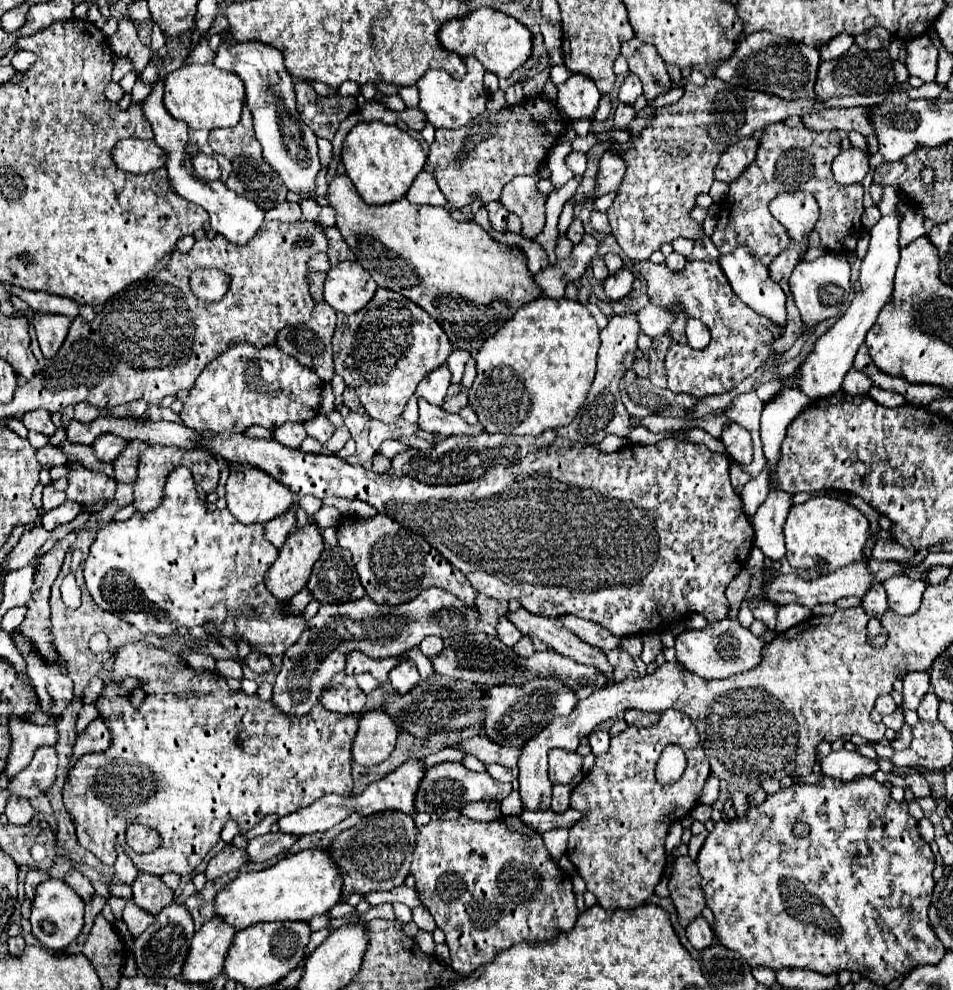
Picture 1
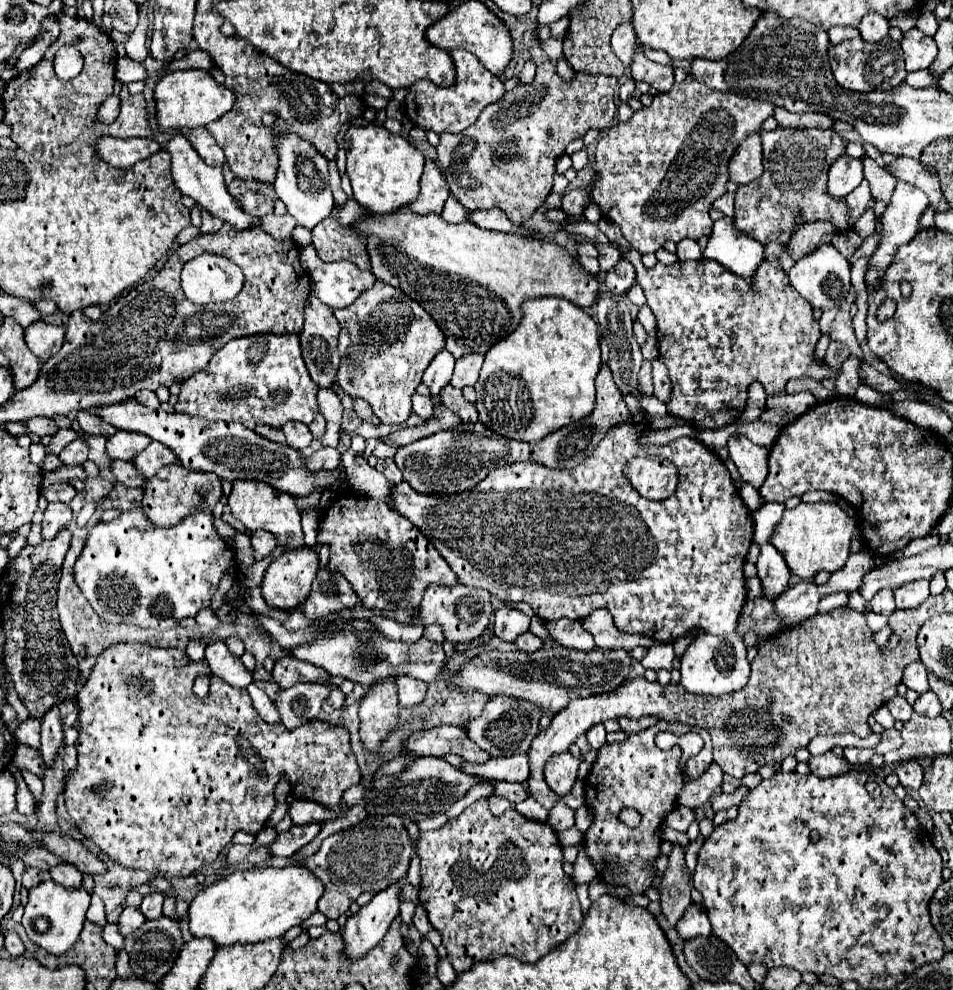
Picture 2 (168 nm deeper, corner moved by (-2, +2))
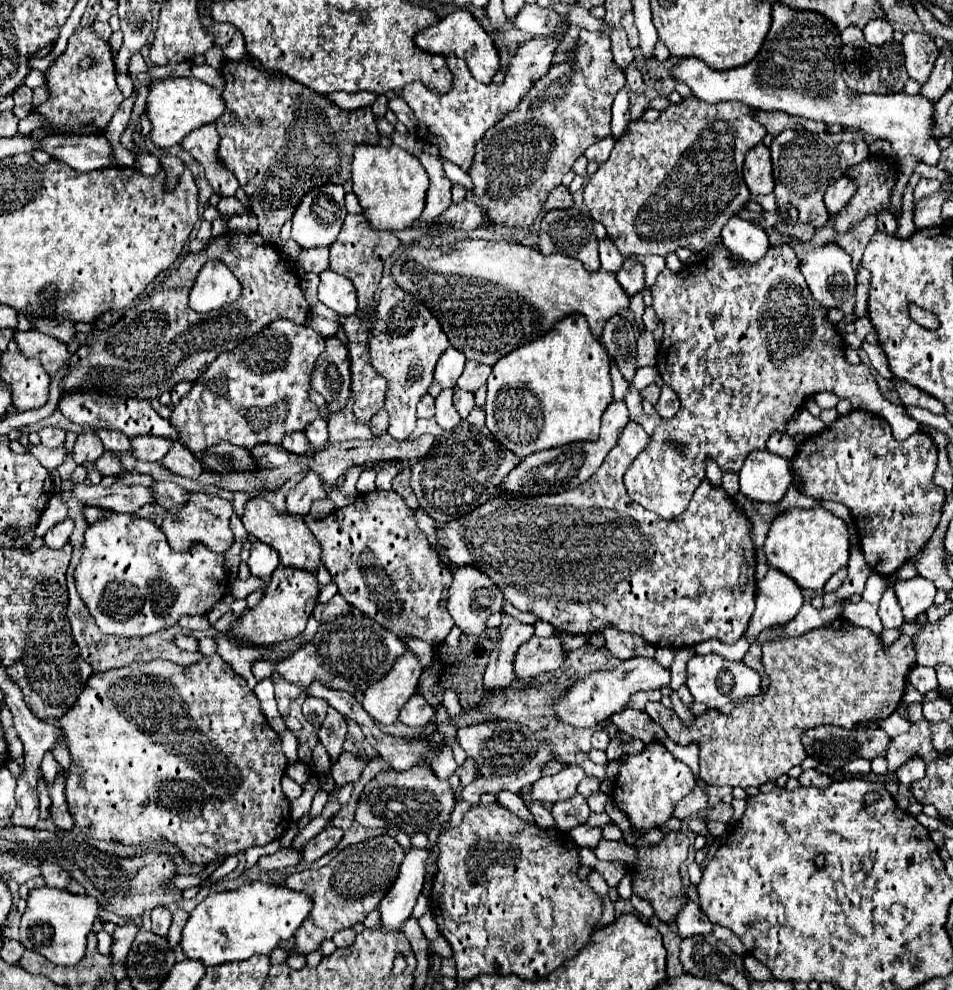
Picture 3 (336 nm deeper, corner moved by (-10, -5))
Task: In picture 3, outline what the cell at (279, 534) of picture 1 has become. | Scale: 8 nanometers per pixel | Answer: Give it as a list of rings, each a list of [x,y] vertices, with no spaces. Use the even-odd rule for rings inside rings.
[[[256,541],[252,545],[250,559],[248,559],[248,567],[250,567],[252,575],[256,575],[260,579],[270,579],[278,565],[280,565],[280,559],[278,559],[276,551],[272,551],[266,543]]]

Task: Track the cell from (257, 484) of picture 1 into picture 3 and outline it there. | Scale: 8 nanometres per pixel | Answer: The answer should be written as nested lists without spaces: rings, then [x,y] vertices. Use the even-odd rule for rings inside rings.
[[[264,491],[256,497],[252,497],[244,505],[244,517],[242,523],[250,535],[254,535],[258,541],[268,543],[274,547],[280,555],[280,563],[286,567],[298,567],[306,571],[316,571],[320,565],[320,545],[308,525],[304,523],[302,515],[288,515],[284,507],[284,493],[280,491]]]

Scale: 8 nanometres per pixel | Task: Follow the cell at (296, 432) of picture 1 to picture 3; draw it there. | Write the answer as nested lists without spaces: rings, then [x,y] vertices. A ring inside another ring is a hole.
[[[294,431],[294,433],[288,433],[288,435],[284,437],[282,447],[288,449],[290,453],[304,455],[304,453],[310,449],[310,443],[308,443],[308,437],[304,435],[304,431]]]

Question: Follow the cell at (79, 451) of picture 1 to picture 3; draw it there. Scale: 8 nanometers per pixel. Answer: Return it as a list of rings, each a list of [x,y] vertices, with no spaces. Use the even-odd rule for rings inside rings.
[[[156,481],[156,483],[150,487],[150,491],[152,491],[154,501],[156,501],[158,505],[162,505],[164,509],[170,509],[170,507],[174,507],[174,505],[186,503],[186,491],[184,491],[180,485],[172,483],[172,481]]]

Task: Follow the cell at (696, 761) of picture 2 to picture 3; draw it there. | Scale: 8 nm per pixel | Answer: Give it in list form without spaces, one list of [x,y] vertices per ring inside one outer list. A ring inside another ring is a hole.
[[[650,741],[646,743],[642,753],[636,755],[626,755],[622,759],[620,771],[612,783],[612,793],[610,799],[614,807],[618,807],[630,821],[630,825],[638,833],[646,833],[652,827],[660,827],[666,823],[672,813],[676,803],[686,797],[696,785],[696,779],[690,771],[690,767],[682,761],[678,761],[662,741]]]

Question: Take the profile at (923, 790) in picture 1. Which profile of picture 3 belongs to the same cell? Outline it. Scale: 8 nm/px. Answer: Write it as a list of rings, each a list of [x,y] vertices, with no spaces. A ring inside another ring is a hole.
[[[918,757],[918,759],[910,759],[906,761],[902,767],[898,767],[898,781],[906,787],[910,787],[912,783],[920,781],[924,775],[926,775],[926,765],[924,761]]]

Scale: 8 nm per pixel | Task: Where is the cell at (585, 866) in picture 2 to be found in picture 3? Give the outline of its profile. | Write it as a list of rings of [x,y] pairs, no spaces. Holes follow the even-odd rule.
[[[586,825],[574,827],[574,829],[570,831],[570,837],[574,839],[574,843],[576,843],[578,847],[590,847],[590,849],[596,849],[598,841],[602,839],[598,827],[586,827]]]

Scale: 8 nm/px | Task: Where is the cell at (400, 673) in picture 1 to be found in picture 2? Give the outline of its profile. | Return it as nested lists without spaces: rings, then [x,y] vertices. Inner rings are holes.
[[[398,676],[396,684],[398,684],[400,706],[404,708],[418,706],[426,696],[426,684],[422,680],[412,680],[410,676]]]

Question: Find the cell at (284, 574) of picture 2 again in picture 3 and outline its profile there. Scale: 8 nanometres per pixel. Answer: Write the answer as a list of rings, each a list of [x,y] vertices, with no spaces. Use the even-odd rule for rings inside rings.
[[[280,565],[266,587],[262,601],[242,615],[240,623],[232,629],[232,633],[238,637],[238,643],[252,643],[252,645],[276,645],[280,641],[294,639],[304,631],[306,621],[312,615],[312,609],[316,607],[318,595],[320,595],[320,583],[316,575],[312,575],[310,571]]]

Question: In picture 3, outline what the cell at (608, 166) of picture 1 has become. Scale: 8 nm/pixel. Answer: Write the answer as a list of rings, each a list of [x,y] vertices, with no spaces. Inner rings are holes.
[[[560,185],[560,187],[556,187],[556,191],[552,191],[552,193],[548,195],[548,199],[546,199],[546,203],[544,203],[544,209],[546,209],[546,211],[550,211],[550,209],[568,209],[568,207],[572,207],[572,205],[574,205],[574,201],[572,201],[570,193],[566,191],[564,185]]]

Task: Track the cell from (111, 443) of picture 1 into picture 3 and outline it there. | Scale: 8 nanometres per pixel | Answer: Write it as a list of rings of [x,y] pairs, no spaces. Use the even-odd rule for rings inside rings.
[[[142,435],[142,437],[134,437],[132,439],[132,451],[130,453],[138,461],[156,463],[168,453],[170,447],[172,447],[170,439],[154,437],[154,435]]]

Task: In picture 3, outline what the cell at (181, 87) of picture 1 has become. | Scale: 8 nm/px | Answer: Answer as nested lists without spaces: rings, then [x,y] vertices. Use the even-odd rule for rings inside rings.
[[[172,77],[166,81],[154,81],[146,101],[146,109],[152,123],[152,143],[166,149],[182,143],[182,139],[196,127],[216,123],[224,115],[224,99],[220,89],[210,87],[192,77]]]

